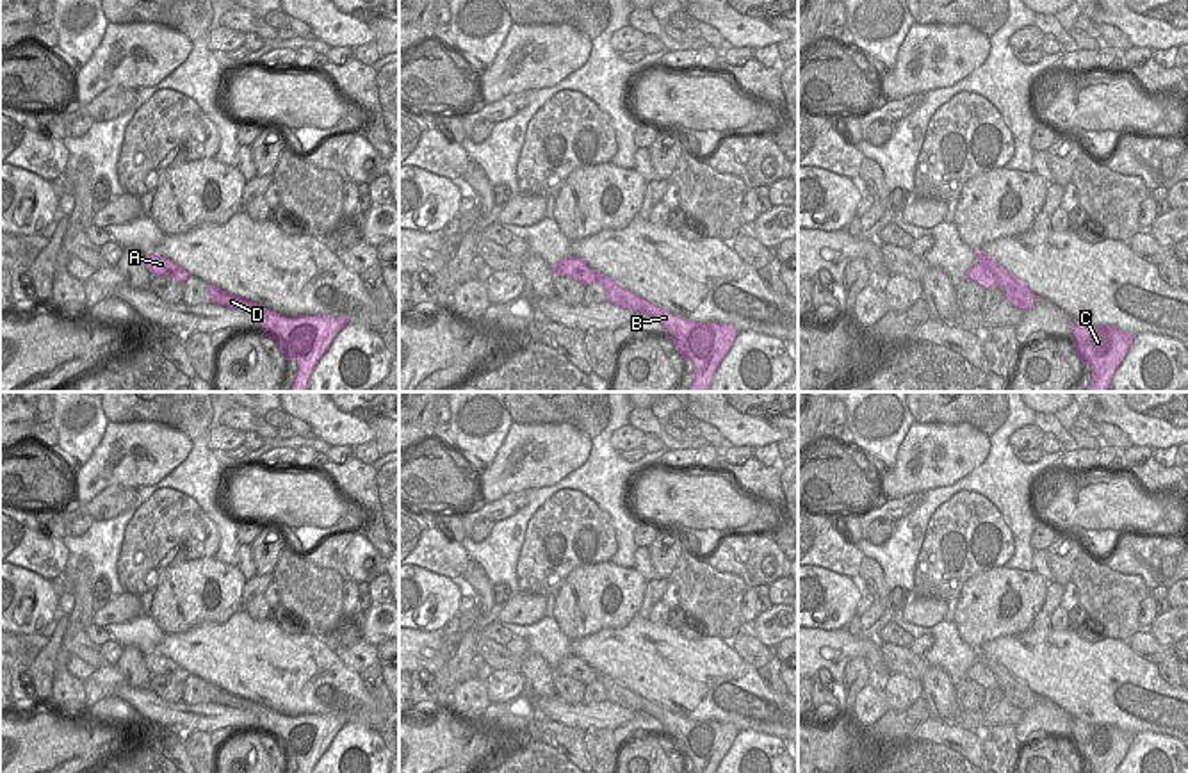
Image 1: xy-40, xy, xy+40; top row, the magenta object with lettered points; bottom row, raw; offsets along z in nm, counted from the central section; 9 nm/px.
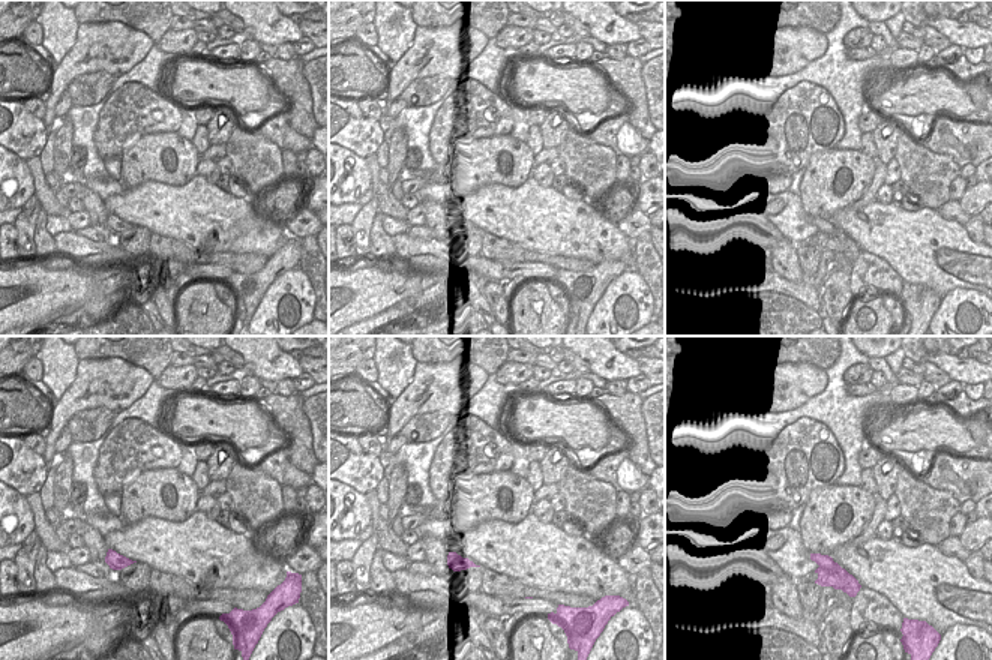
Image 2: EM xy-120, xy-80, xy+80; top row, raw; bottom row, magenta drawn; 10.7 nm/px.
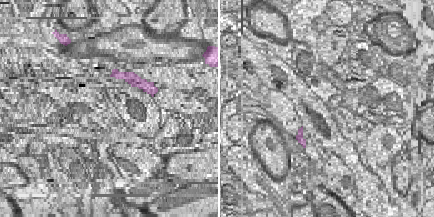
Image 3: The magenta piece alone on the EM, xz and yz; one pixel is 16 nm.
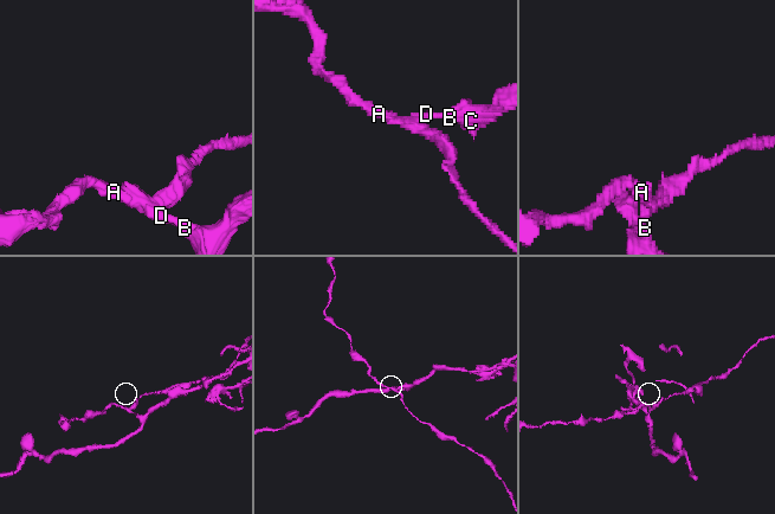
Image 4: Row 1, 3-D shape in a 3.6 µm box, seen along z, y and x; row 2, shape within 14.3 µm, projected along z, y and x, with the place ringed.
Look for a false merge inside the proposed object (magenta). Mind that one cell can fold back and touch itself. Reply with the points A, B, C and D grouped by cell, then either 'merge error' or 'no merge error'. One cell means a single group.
groups A / B C D; merge error

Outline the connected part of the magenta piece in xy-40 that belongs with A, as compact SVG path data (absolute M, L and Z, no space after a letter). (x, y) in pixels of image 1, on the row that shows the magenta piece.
M148 255L142 256L146 269L151 276L171 276L178 283L185 283L189 273L166 256Z

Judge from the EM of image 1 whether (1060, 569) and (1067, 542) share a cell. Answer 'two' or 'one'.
one

